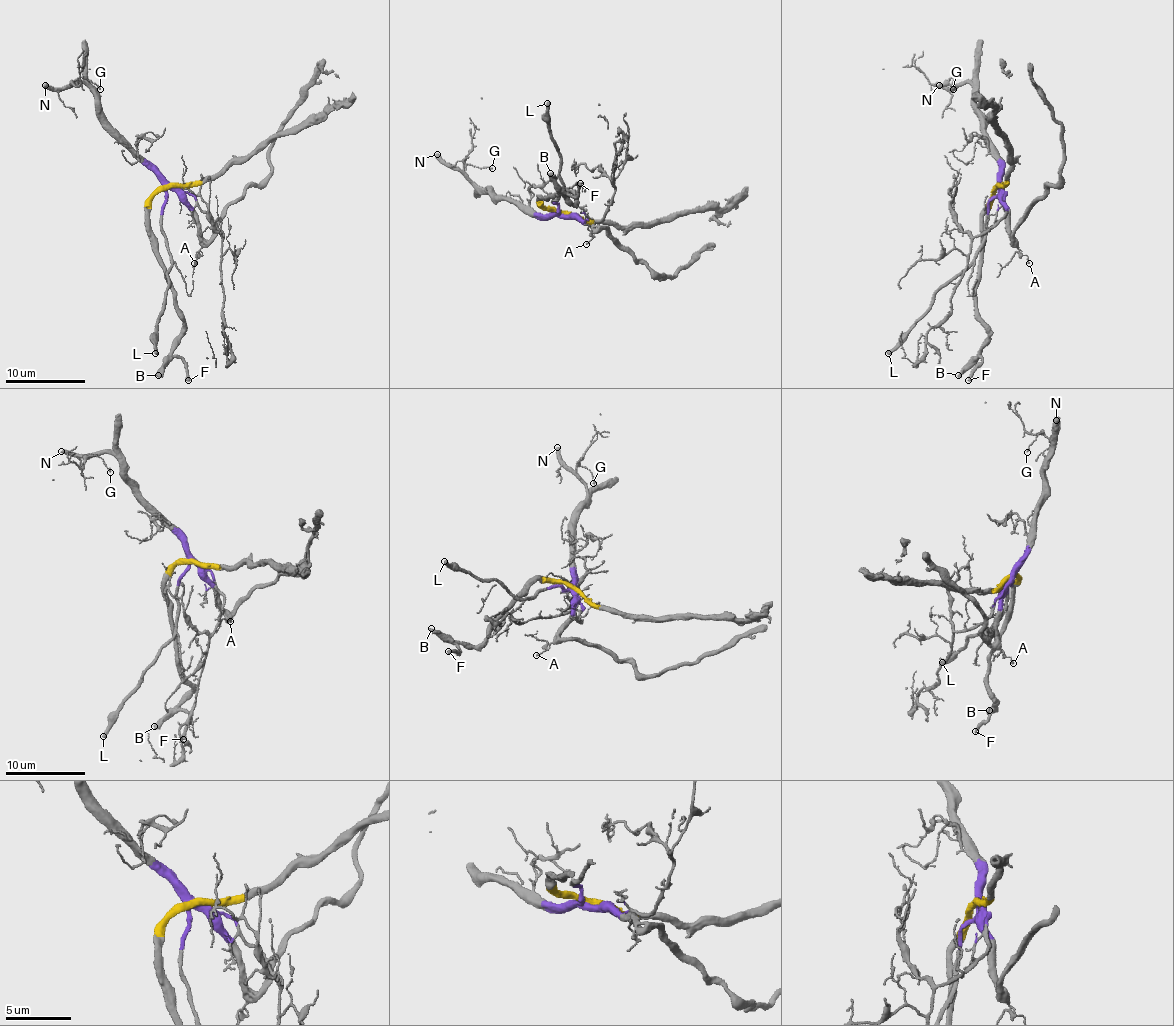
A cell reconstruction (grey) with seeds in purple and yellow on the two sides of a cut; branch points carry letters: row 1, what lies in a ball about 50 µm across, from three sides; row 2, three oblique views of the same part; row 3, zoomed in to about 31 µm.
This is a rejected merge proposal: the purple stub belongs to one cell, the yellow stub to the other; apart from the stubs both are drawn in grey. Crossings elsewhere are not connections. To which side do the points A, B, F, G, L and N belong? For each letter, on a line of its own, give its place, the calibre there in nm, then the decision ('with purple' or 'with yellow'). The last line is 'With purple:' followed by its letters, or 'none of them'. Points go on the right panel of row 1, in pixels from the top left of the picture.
A: at (1029, 263); 130 nm thick; with purple
B: at (958, 375); 480 nm thick; with yellow
F: at (968, 380); 320 nm thick; with yellow
G: at (953, 89); 130 nm thick; with purple
L: at (888, 353); 340 nm thick; with purple
N: at (939, 85); 420 nm thick; with purple
With purple: A, G, L, N

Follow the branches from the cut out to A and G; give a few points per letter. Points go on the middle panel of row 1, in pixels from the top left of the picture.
A: (560, 214), (588, 222), (592, 230), (586, 244)
G: (560, 214), (532, 214), (508, 200), (500, 200), (492, 192), (484, 192), (464, 170), (464, 164), (492, 168)

